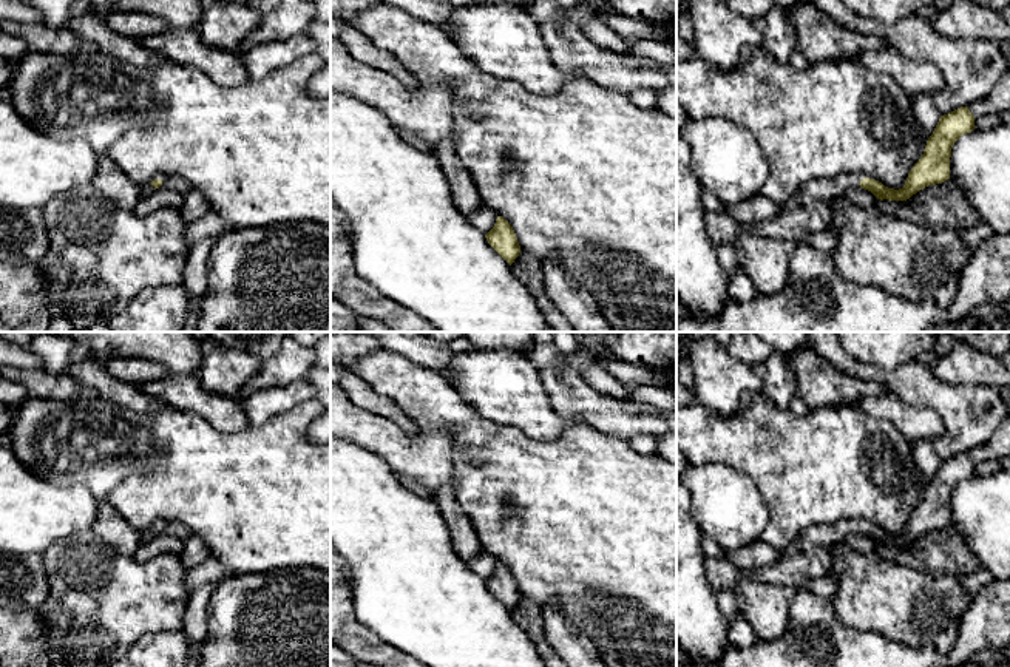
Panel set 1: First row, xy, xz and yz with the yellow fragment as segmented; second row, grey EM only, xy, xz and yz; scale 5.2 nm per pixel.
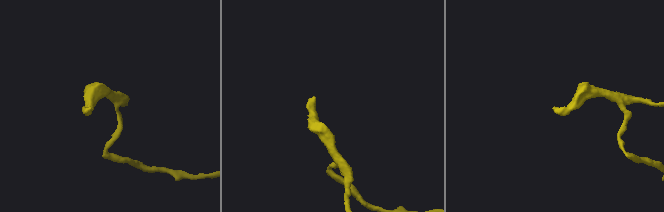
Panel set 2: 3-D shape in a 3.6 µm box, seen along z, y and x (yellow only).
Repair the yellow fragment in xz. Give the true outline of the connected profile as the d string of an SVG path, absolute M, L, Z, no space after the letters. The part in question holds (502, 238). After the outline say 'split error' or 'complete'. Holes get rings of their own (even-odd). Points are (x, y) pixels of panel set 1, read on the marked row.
M497 216L494 227L485 235L485 238L510 266L520 253L514 230L502 216Z | complete

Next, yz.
M961 107L941 116L933 134L928 137L922 157L910 170L905 185L899 190L882 182L856 174L812 179L806 182L774 219L758 224L740 224L726 212L706 212L704 224L710 241L732 242L740 233L754 233L764 238L797 242L828 230L831 224L831 202L845 198L848 188L860 185L877 199L907 201L919 190L950 179L950 157L954 142L974 130L974 116L968 107Z | split error

